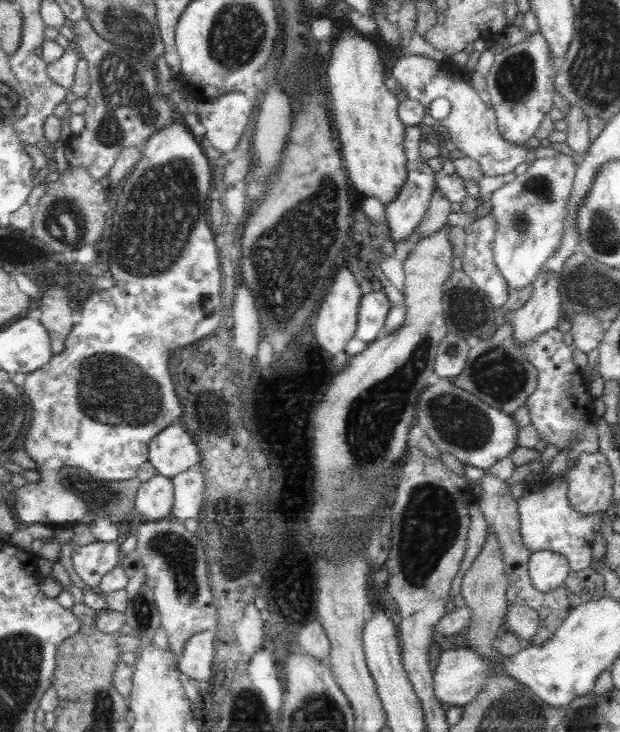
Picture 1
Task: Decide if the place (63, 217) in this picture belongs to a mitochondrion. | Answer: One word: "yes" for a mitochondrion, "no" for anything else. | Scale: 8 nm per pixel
yes

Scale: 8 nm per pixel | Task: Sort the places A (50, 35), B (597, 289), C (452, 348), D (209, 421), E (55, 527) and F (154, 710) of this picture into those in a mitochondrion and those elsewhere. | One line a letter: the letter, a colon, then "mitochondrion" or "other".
A: other
B: mitochondrion
C: mitochondrion
D: mitochondrion
E: other
F: other

